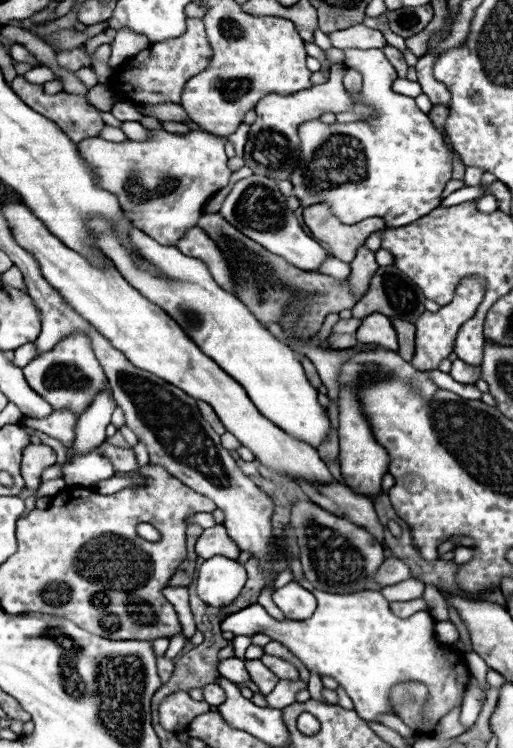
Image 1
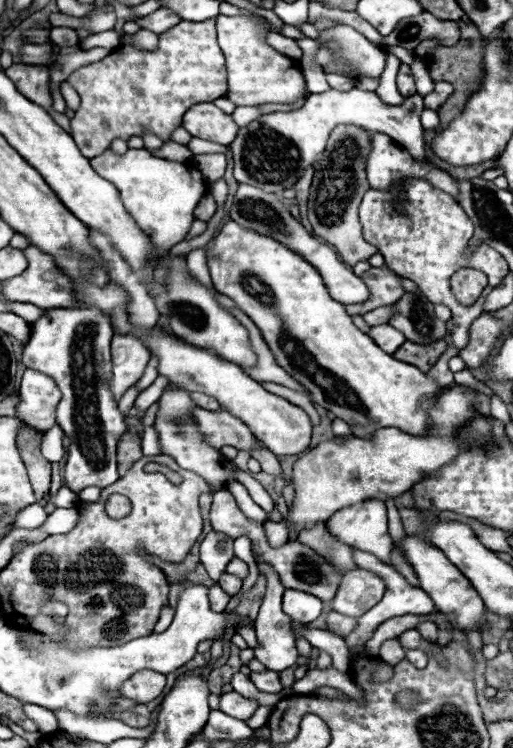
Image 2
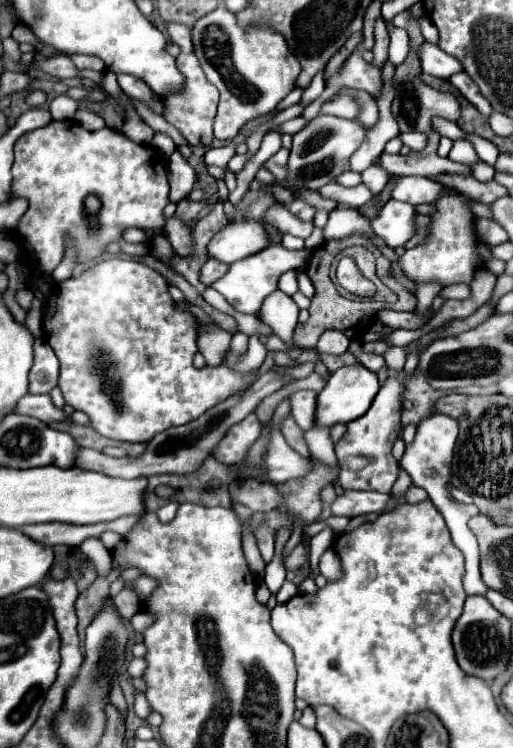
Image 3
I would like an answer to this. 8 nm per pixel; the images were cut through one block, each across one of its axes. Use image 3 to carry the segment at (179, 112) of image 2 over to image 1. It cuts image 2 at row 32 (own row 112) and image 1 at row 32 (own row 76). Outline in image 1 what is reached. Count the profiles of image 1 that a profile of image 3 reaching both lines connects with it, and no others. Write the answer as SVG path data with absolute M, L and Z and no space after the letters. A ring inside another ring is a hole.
M188 18L186 32L182 36L150 44L146 50L138 52L134 58L120 64L114 70L108 84L114 88L114 92L118 96L130 98L136 104L146 104L146 106L156 106L156 104L164 104L164 102L180 104L184 84L192 76L196 76L204 68L208 68L210 62L212 62L212 48L206 38L204 22L200 18Z

